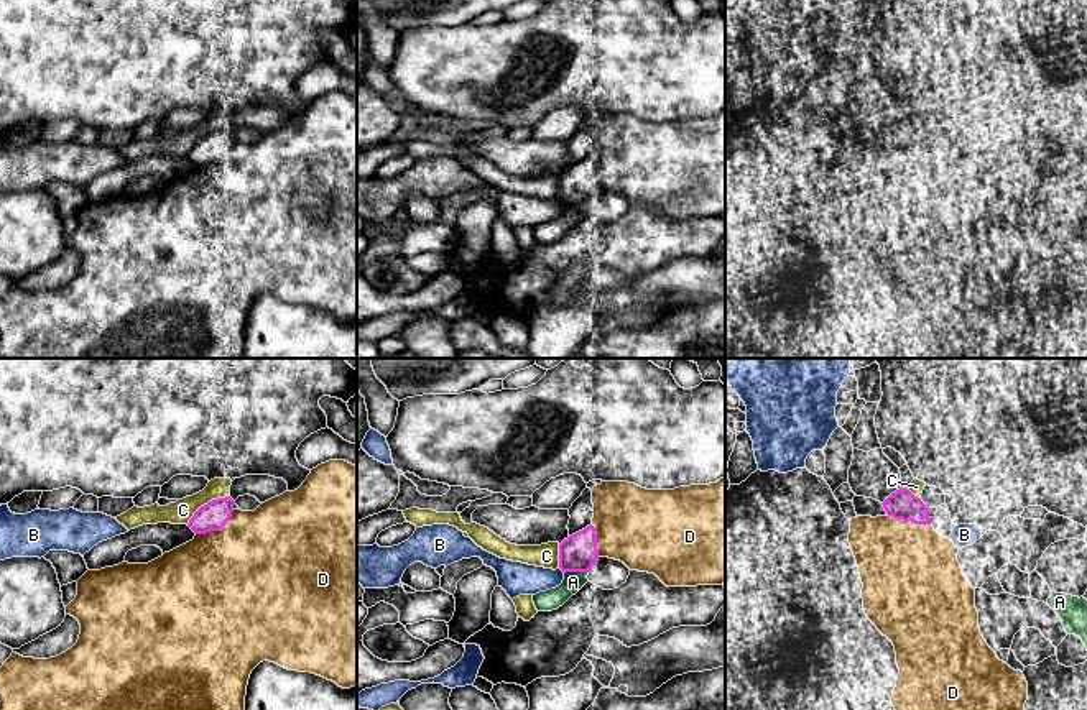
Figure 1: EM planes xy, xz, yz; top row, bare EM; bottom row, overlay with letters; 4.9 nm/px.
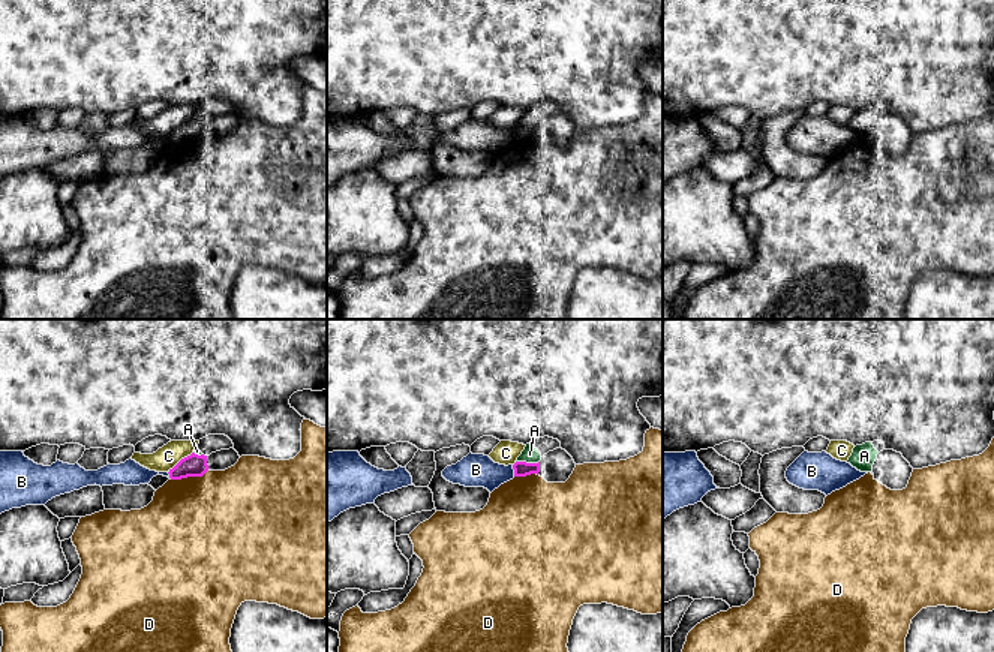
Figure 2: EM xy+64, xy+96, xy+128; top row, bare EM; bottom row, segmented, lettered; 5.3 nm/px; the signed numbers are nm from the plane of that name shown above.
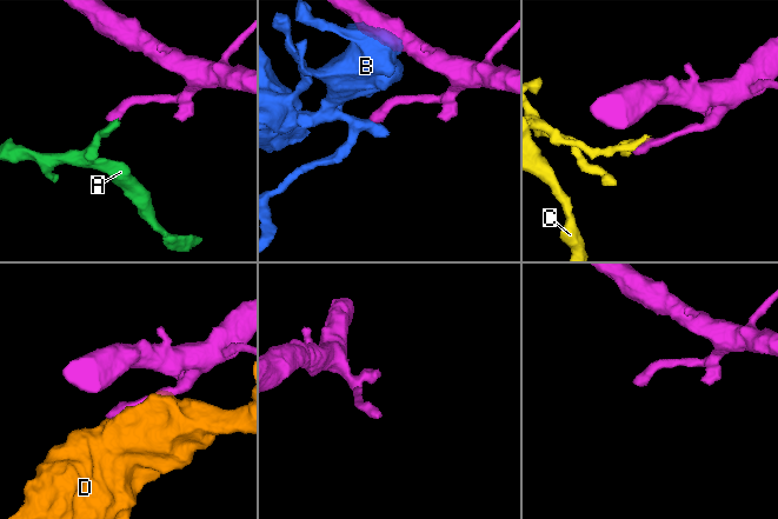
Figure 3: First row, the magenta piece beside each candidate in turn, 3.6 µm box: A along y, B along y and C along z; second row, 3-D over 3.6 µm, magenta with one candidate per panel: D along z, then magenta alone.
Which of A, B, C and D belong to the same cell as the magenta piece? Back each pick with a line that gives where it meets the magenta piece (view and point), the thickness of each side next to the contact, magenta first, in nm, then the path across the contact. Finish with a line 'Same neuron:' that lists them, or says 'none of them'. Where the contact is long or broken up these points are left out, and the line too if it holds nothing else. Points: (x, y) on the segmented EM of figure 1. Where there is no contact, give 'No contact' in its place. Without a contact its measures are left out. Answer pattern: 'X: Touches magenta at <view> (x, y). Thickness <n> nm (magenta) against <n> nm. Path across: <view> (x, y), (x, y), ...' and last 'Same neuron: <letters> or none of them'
Same neuron: none of them

